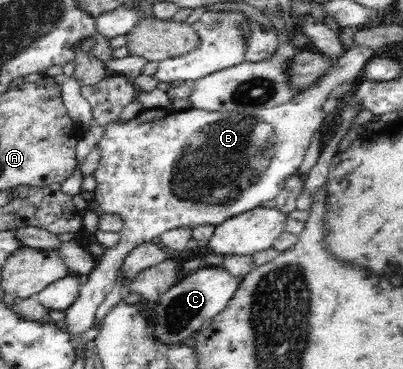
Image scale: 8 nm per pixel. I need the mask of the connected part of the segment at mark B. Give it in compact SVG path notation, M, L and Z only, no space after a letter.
M353 44L311 86L297 91L288 101L273 108L248 107L233 112L209 112L193 108L181 112L169 108L151 108L131 120L105 123L104 134L98 143L100 158L92 174L97 182L93 204L99 204L105 213L119 215L123 219L123 226L118 232L118 243L99 256L87 282L81 285L75 302L64 310L64 323L70 336L81 336L95 324L95 311L111 292L117 271L133 247L145 241L156 241L164 232L176 228L221 224L275 198L285 178L298 173L311 137L320 130L325 118L323 104L329 100L333 89L344 82L352 83L375 56L375 51L373 46Z

